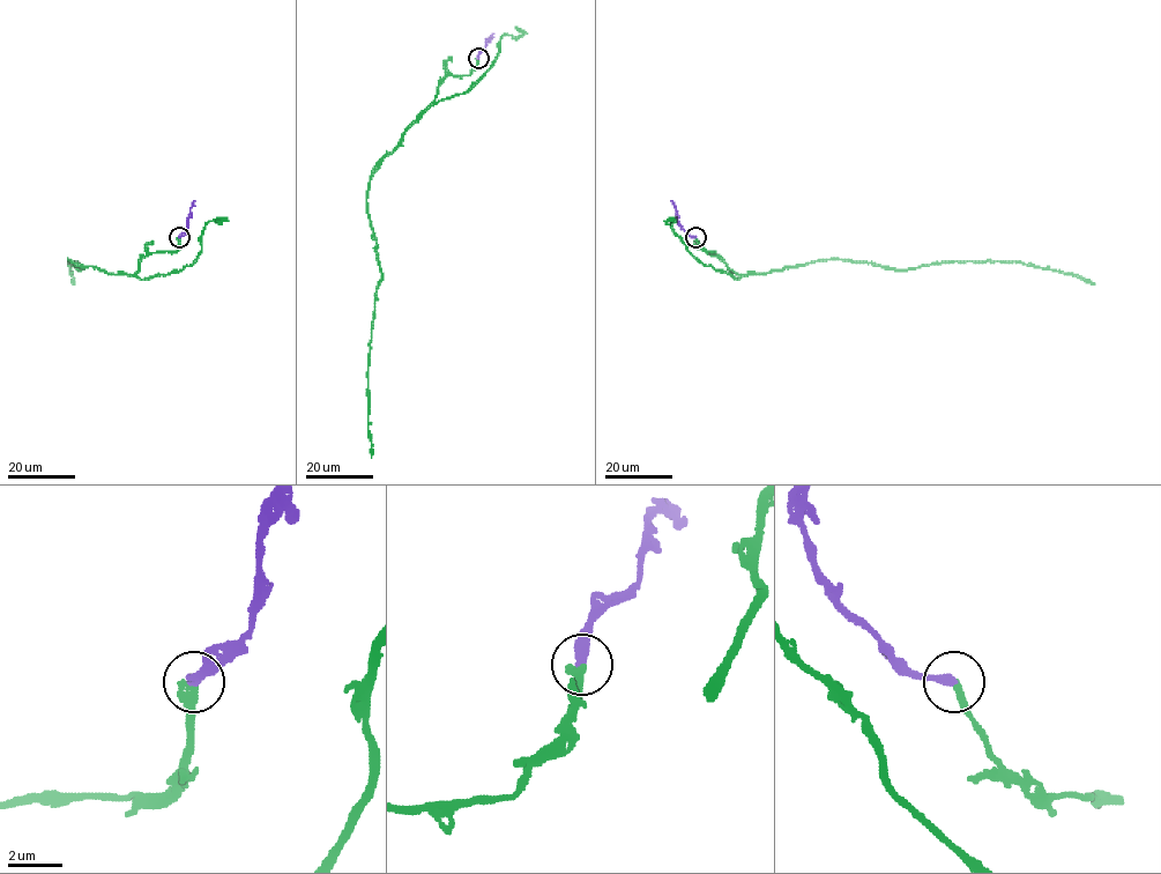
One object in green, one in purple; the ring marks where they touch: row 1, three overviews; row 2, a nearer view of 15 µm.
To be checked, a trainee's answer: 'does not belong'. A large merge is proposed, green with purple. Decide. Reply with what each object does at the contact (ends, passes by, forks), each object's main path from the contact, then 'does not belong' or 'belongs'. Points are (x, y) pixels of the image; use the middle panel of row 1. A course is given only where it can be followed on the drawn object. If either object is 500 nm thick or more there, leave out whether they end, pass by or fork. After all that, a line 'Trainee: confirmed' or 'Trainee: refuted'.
green ends | purple ends | green via (478, 58), (469, 75), (447, 75), (369, 183), (366, 210), (381, 280), (367, 384), (372, 457) | purple via (478, 58), (493, 32) | belongs
Trainee: refuted

